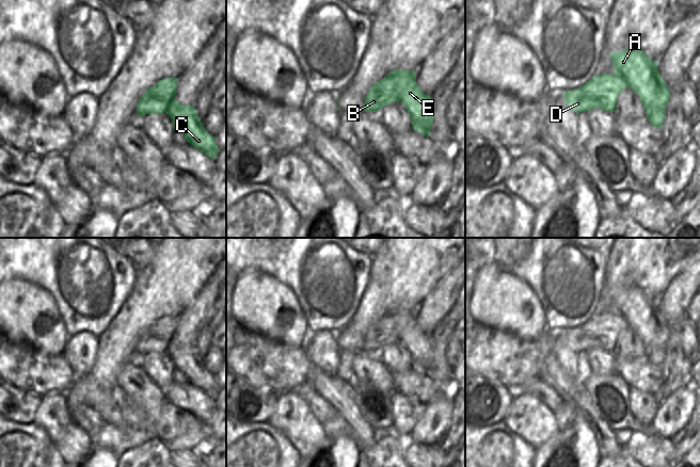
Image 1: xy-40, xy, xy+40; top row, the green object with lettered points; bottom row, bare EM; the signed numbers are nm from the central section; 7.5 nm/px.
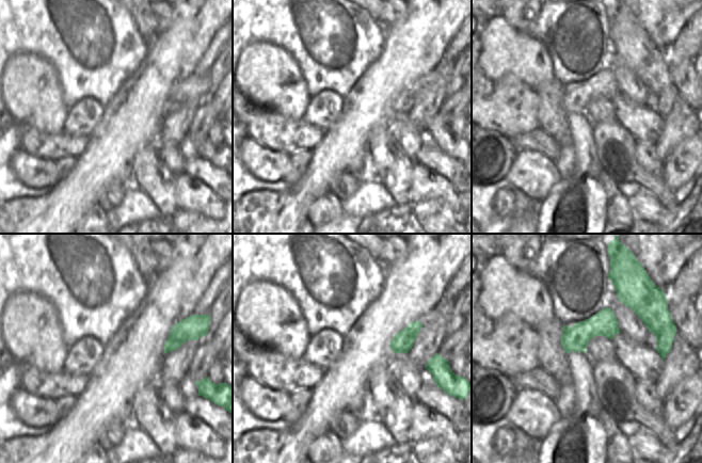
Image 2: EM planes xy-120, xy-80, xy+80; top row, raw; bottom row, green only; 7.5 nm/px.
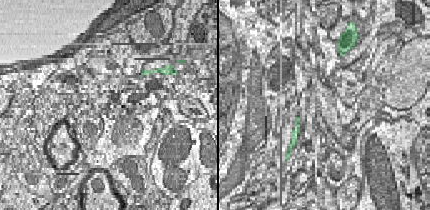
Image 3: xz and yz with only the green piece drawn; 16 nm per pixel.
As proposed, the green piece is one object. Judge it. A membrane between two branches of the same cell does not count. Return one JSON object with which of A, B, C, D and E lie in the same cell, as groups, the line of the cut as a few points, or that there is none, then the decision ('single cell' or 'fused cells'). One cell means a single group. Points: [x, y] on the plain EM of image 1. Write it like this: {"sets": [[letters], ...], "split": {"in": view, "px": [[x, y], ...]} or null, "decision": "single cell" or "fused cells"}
{"sets": [["A", "C", "E"], ["B", "D"]], "split": {"in": "xy", "px": [[384, 316], [391, 319], [398, 331], [400, 339]]}, "decision": "fused cells"}

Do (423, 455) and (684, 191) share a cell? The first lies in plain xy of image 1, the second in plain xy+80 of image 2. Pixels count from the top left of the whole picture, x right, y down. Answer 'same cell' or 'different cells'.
different cells

